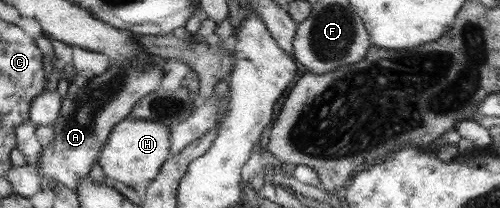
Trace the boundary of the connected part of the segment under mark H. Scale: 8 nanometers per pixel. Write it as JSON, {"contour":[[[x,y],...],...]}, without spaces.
{"contour":[[[126,117],[118,122],[97,156],[98,165],[102,168],[106,180],[110,178],[129,188],[141,190],[155,178],[161,164],[169,156],[169,133],[169,128],[150,120]]]}

